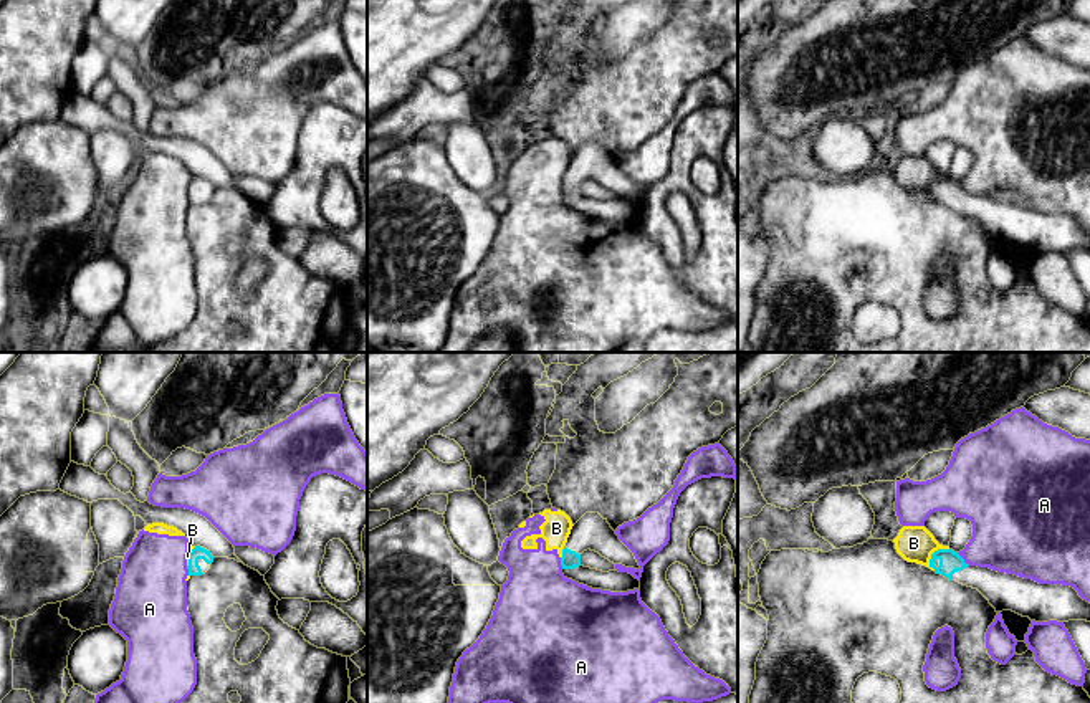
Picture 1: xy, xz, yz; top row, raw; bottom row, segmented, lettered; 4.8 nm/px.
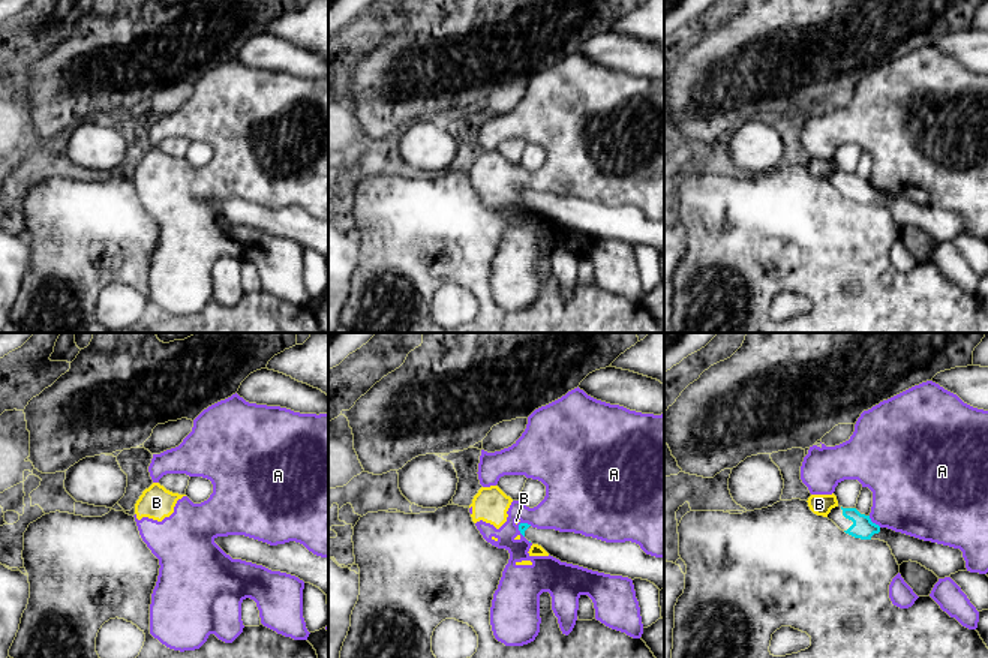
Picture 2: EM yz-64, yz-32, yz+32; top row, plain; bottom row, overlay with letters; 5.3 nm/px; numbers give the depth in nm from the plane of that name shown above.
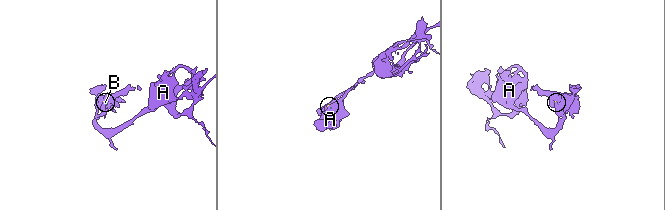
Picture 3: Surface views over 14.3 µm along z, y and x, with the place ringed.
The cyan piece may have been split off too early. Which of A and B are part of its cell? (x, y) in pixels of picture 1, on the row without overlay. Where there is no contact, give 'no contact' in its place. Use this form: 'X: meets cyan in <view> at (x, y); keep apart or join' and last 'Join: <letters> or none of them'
A: meets cyan in yz at (963, 189); keep apart
B: meets cyan in yz at (933, 182); keep apart
Join: none of them

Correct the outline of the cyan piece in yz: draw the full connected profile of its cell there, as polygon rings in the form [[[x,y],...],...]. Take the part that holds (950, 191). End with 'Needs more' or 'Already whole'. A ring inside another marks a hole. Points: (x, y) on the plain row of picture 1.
[[[953,179],[935,180],[930,197],[949,210],[978,218],[996,242],[1012,240],[1035,251],[1090,251],[1090,232],[1070,215],[1039,213],[989,197],[969,195]]]. Needs more

